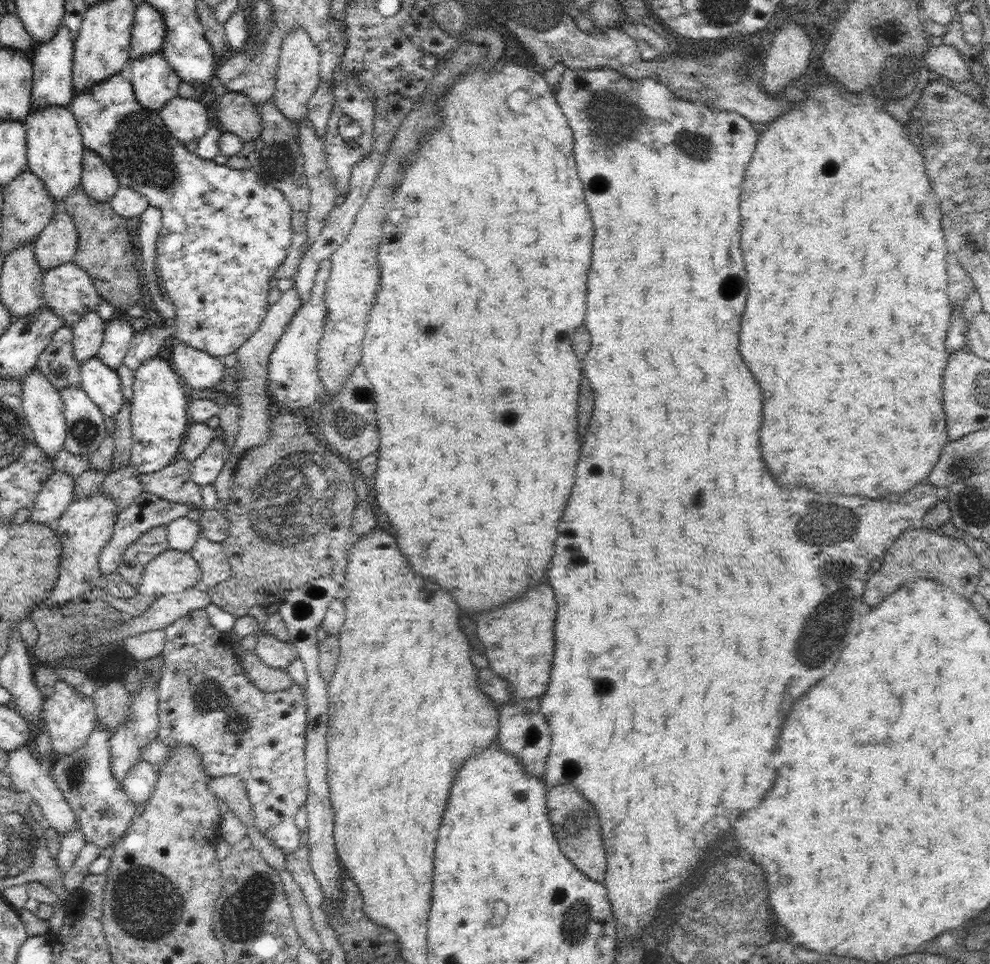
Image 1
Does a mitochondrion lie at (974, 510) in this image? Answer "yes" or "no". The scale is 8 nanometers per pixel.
yes

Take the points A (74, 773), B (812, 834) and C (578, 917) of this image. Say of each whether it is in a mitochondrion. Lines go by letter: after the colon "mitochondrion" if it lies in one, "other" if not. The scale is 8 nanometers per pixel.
A: mitochondrion
B: other
C: mitochondrion

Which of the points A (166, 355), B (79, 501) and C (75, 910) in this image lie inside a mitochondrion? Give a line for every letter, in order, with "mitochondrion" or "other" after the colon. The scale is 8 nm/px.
A: other
B: other
C: other

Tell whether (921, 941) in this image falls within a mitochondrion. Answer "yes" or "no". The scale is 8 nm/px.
no

